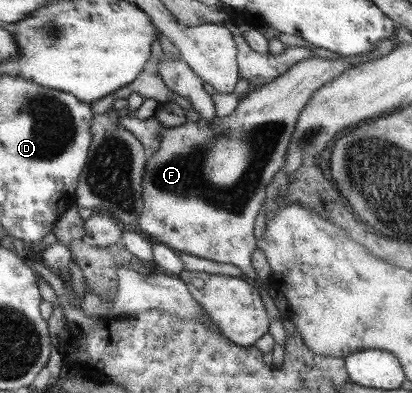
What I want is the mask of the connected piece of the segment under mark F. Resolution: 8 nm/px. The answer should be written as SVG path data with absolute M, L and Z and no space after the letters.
M382 39L375 49L363 53L367 58L362 58L360 61L358 58L360 55L340 56L336 59L318 58L312 55L309 59L291 66L273 81L247 93L228 116L216 116L213 121L185 122L177 127L162 127L158 133L159 147L157 151L148 153L145 162L141 185L143 210L139 220L135 222L135 229L140 234L155 237L157 243L170 247L176 253L181 252L199 259L215 261L221 265L230 264L237 267L259 284L257 290L259 295L263 295L267 315L271 319L280 319L282 309L273 304L265 283L260 282L255 271L251 269L251 259L249 259L253 249L256 249L253 225L259 213L257 209L261 207L263 201L263 189L275 173L282 169L286 147L290 143L298 113L304 108L310 95L349 66L387 55L393 49L391 43L390 39Z

